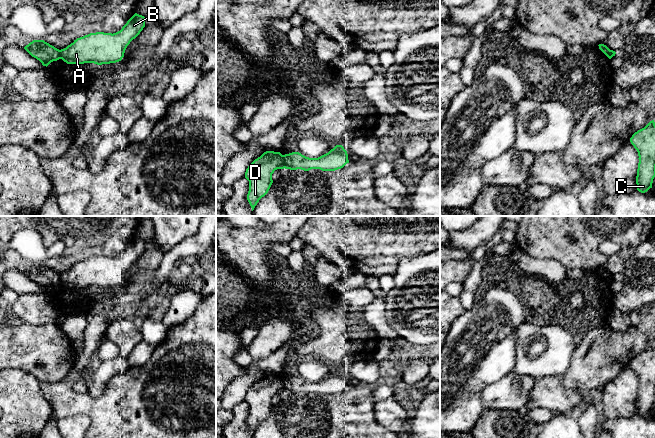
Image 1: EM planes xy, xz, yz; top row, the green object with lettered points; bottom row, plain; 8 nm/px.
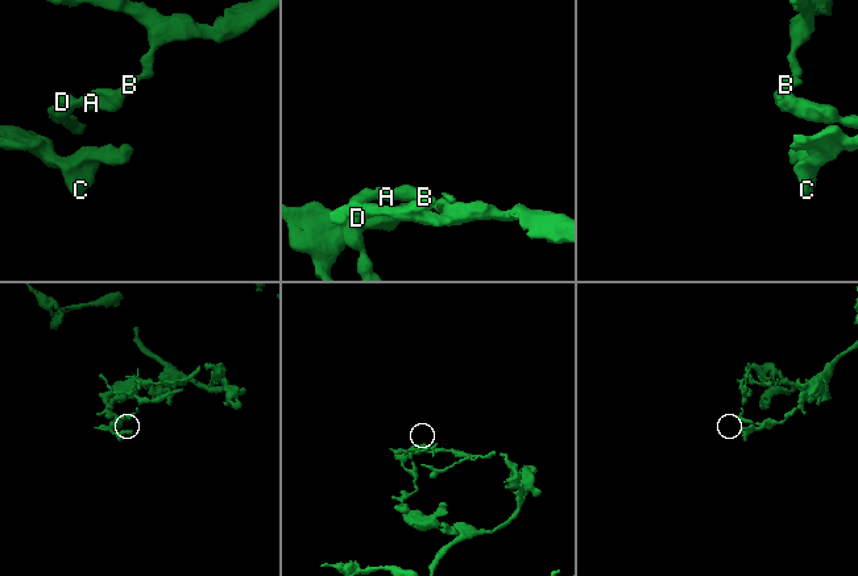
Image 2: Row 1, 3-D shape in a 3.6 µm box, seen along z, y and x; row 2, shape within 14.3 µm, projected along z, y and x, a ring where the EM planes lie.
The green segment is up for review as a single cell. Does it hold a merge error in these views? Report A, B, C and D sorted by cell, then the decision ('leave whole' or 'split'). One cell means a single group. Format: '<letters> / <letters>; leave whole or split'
A B / C D; split

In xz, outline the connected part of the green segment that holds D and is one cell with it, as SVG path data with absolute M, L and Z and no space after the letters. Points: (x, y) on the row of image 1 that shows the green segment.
M274 151L264 152L246 169L245 178L249 181L247 200L252 211L259 200L268 193L273 183L272 174L277 169L284 169L284 160L280 152Z

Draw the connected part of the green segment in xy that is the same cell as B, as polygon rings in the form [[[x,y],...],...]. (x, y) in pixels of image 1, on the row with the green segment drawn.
[[[135,13],[116,33],[96,32],[77,38],[60,50],[61,59],[67,64],[102,65],[119,62],[127,46],[145,27],[146,19]]]

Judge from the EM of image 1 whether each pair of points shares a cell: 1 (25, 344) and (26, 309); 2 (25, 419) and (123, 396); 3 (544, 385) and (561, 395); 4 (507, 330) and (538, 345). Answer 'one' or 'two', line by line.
1: two
2: two
3: one
4: two

